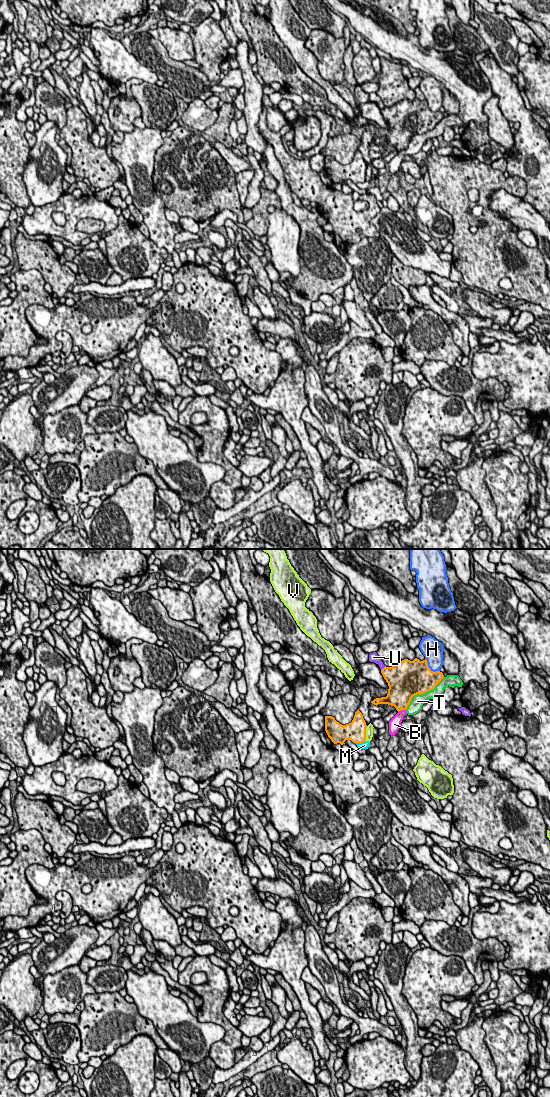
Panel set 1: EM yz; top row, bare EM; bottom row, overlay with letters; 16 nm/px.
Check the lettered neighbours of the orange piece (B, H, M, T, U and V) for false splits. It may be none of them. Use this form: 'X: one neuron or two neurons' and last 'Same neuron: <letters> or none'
B: two neurons
H: two neurons
M: two neurons
T: two neurons
U: two neurons
V: two neurons
Same neuron: none

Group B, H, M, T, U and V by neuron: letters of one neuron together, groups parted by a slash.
B T / H / M / U / V

